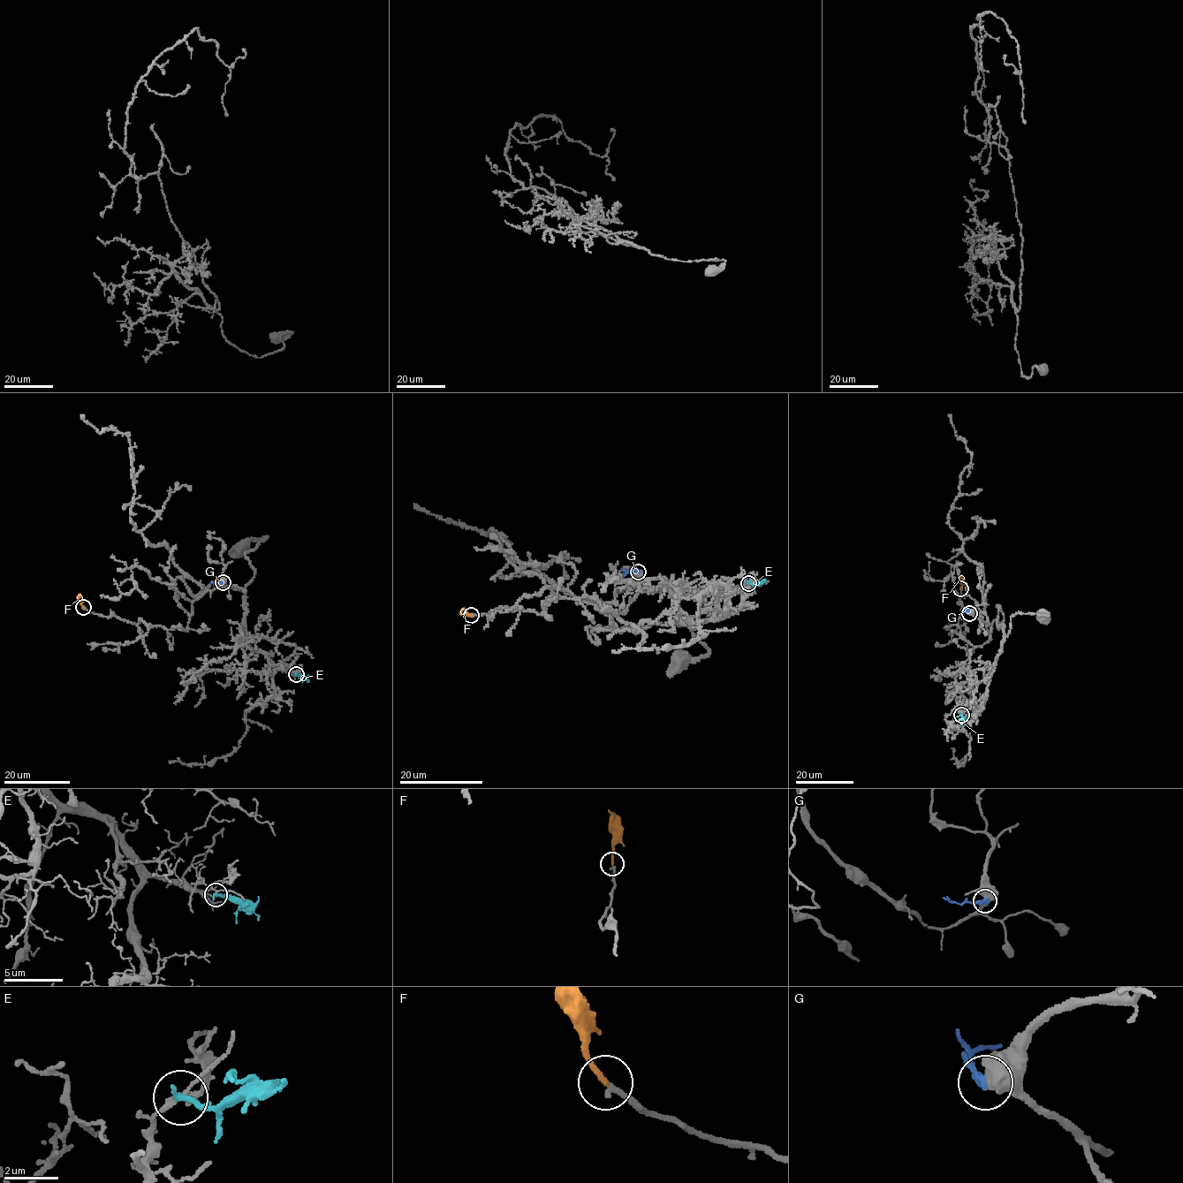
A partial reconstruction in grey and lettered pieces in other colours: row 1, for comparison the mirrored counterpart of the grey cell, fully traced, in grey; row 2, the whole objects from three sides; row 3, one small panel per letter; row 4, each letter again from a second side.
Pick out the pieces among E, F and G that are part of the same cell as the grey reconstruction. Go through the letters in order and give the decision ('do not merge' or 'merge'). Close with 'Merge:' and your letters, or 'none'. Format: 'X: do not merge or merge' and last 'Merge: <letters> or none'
E: do not merge
F: do not merge
G: do not merge
Merge: none

